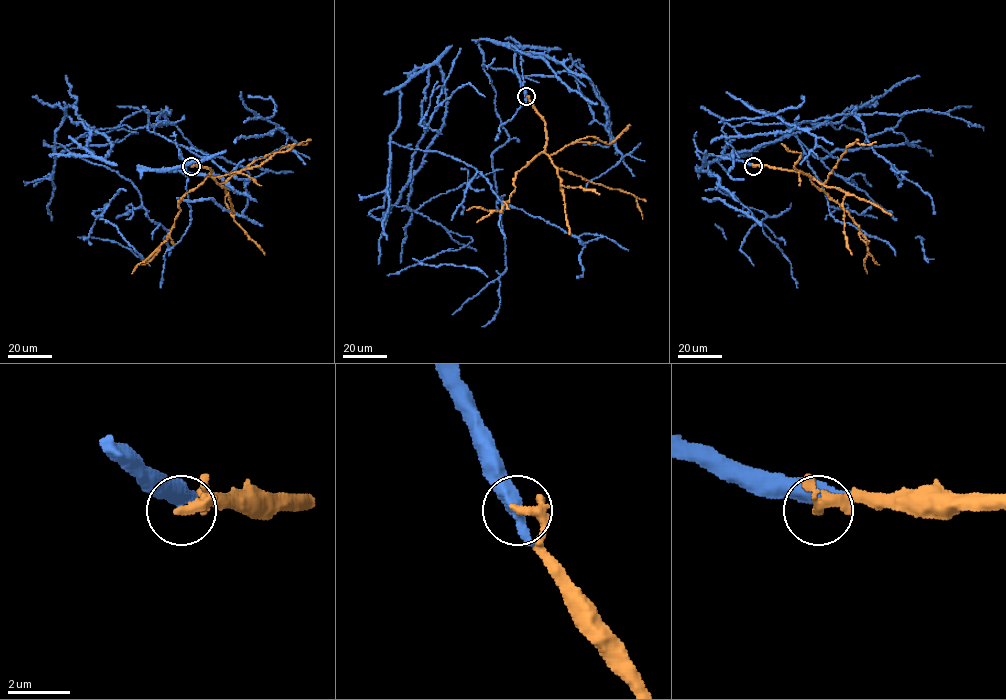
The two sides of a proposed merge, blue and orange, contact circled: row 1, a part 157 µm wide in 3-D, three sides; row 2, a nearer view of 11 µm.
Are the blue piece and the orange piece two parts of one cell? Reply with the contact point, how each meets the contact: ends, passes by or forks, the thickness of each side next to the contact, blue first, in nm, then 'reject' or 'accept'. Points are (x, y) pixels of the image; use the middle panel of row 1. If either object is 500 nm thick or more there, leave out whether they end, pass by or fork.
(526, 96) | blue passes by | orange passes by | 440/240 nm | accept

